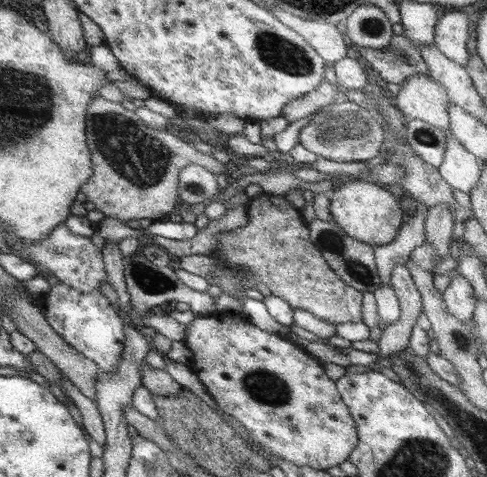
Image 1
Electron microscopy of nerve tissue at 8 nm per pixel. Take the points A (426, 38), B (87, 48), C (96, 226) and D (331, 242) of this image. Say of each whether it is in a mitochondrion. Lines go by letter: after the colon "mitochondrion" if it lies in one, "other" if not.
A: other
B: other
C: other
D: mitochondrion

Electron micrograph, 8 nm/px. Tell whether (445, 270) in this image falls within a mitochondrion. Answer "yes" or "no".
no

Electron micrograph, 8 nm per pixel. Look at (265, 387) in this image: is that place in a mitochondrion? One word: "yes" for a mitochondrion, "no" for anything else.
yes

